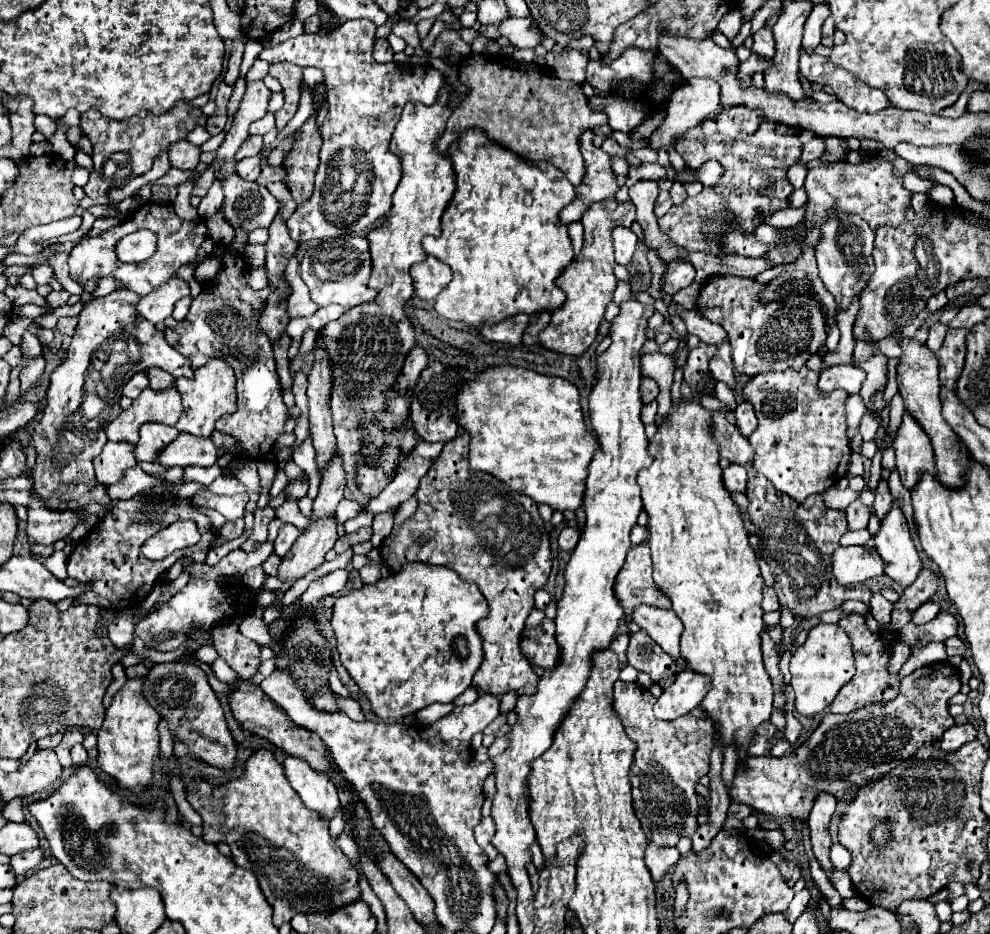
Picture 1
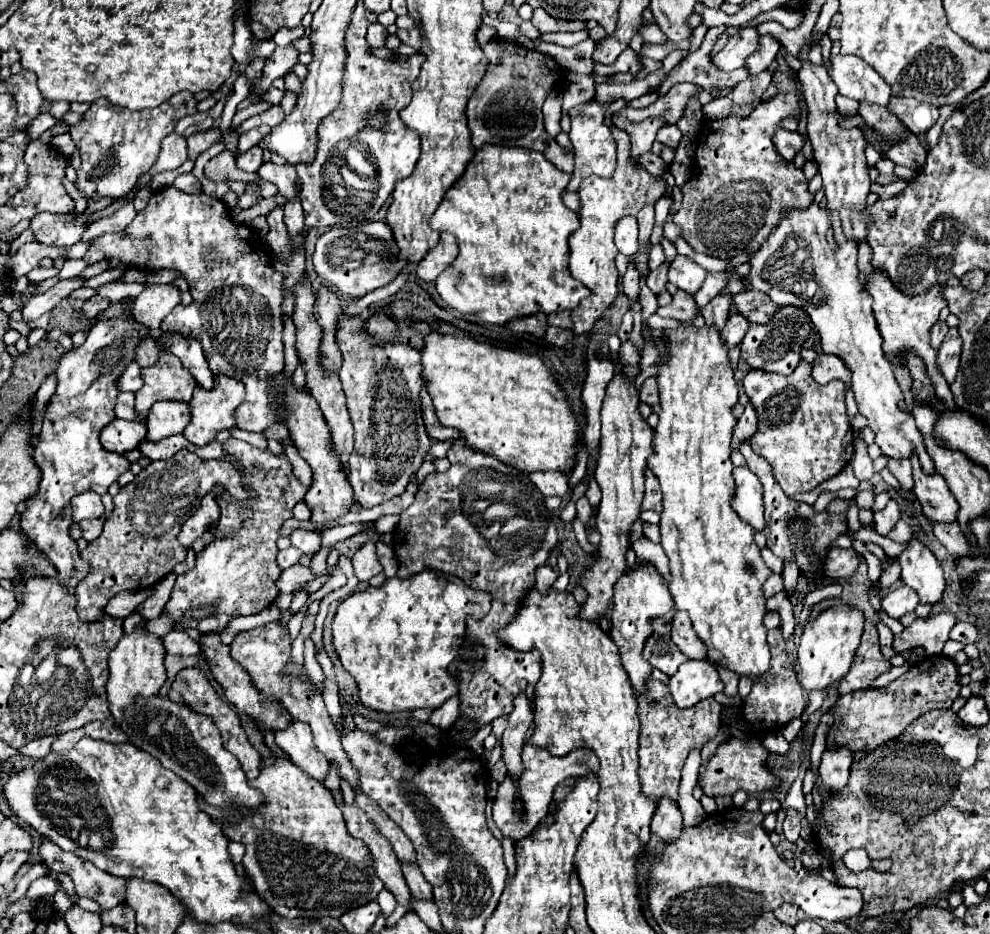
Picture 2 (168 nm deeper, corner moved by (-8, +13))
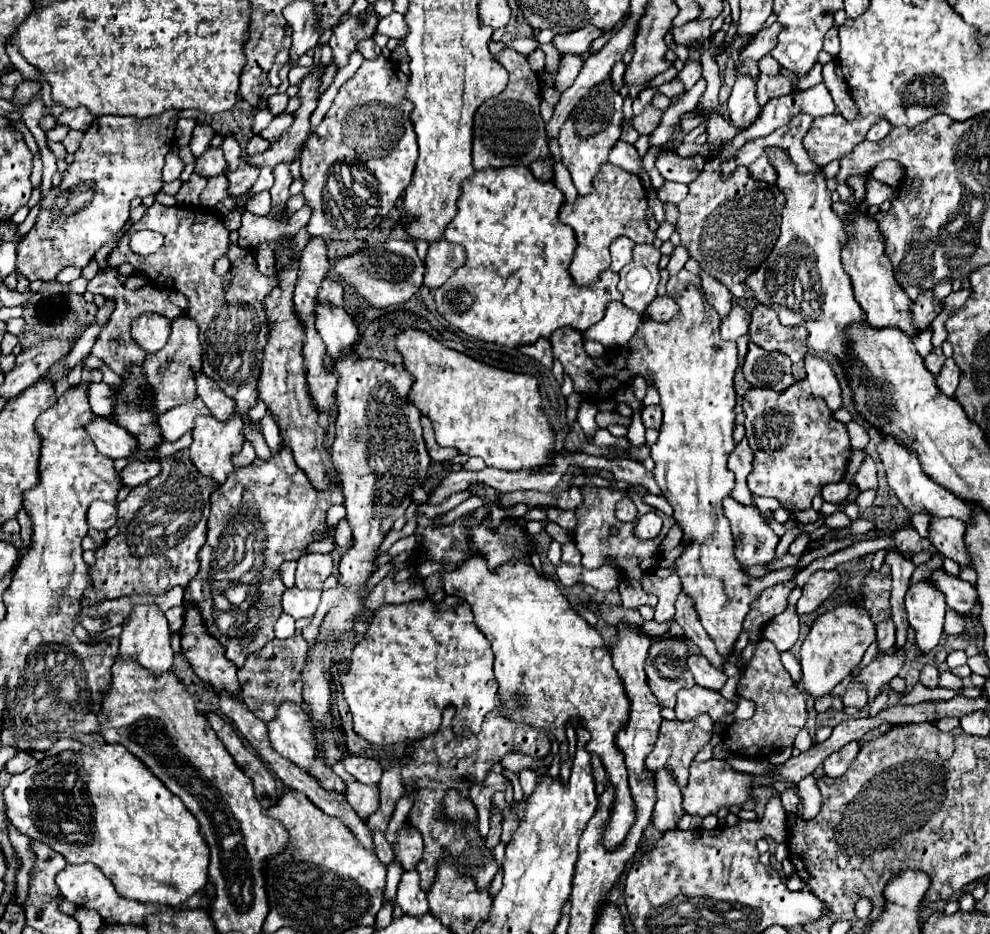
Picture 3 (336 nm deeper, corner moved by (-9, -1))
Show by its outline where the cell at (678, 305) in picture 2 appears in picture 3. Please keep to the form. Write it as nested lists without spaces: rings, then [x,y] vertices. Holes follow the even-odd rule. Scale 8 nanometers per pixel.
[[[663,296],[663,298],[653,300],[653,304],[649,304],[649,308],[645,310],[645,314],[647,314],[651,320],[667,322],[667,320],[673,320],[673,318],[679,314],[679,306],[677,306],[677,302],[675,302],[673,298]]]

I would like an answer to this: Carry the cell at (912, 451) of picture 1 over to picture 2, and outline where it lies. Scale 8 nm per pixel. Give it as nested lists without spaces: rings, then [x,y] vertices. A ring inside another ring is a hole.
[[[912,456],[912,468],[914,468],[914,492],[916,498],[922,506],[922,514],[932,522],[942,522],[942,524],[952,524],[956,522],[956,512],[958,512],[958,502],[952,496],[946,480],[942,474],[924,474],[920,468],[920,462],[916,456]]]

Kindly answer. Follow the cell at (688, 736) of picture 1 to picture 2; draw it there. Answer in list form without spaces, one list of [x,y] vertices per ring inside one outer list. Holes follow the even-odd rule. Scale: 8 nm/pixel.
[[[648,680],[646,692],[636,694],[636,698],[638,698],[638,716],[642,724],[638,738],[638,764],[640,764],[638,776],[642,792],[656,802],[662,796],[678,800],[680,770],[684,766],[684,760],[692,748],[704,746],[718,734],[722,706],[714,698],[708,698],[692,708],[682,710],[674,704],[668,686],[664,686],[658,680]]]

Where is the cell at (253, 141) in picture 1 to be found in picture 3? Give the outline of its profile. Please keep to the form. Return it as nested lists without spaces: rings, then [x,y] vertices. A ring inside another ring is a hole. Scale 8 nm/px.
[[[253,136],[251,140],[249,140],[249,144],[247,144],[247,154],[251,156],[251,154],[259,154],[259,152],[263,152],[263,150],[267,150],[269,148],[269,142],[265,140],[265,138],[261,138],[261,136]]]

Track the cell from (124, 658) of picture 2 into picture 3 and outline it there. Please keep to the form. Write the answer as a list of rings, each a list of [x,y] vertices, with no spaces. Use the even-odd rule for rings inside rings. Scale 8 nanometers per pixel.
[[[135,606],[129,620],[123,624],[119,656],[133,656],[143,668],[147,668],[153,676],[161,676],[173,666],[173,650],[171,650],[171,634],[167,626],[165,614],[157,606]]]

